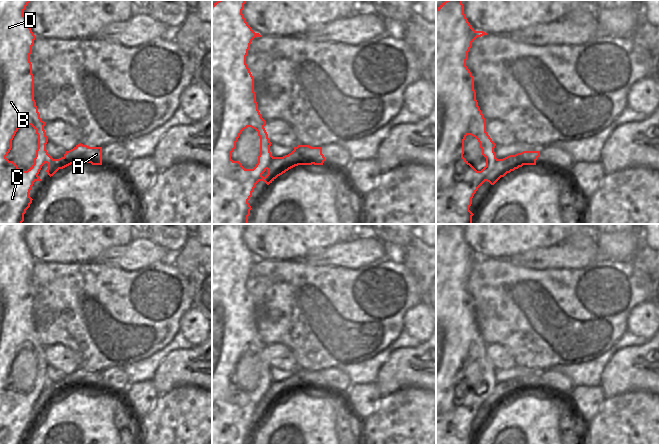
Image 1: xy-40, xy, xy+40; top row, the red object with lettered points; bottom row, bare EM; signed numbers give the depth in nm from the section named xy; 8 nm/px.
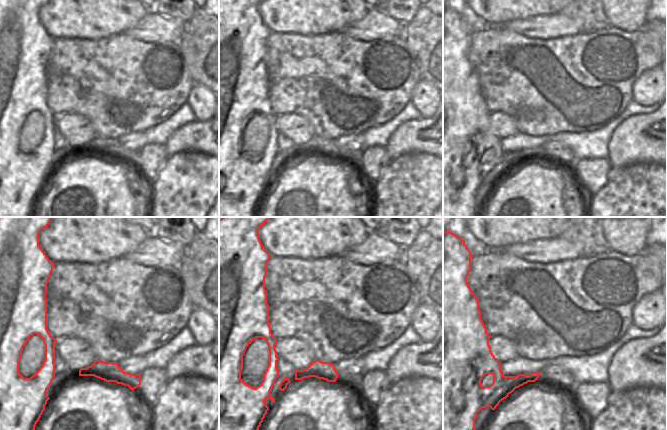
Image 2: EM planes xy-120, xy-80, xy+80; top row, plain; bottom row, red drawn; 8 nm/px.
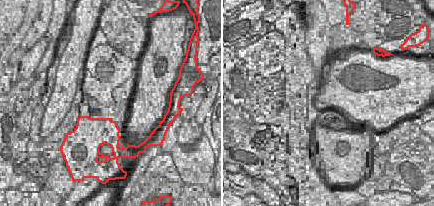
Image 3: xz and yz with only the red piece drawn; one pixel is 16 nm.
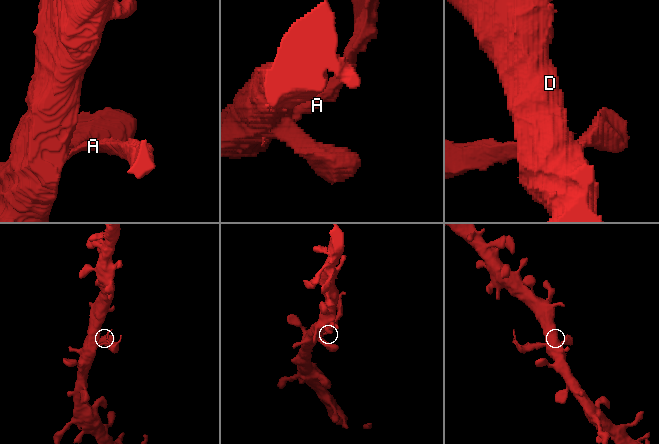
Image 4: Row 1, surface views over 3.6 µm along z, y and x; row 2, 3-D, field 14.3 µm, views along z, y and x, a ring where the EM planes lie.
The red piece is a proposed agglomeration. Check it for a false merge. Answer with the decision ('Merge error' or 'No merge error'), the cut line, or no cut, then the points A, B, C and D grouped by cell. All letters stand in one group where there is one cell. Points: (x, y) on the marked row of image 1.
Merge error. Split along xy (287, 155), (289, 158), (295, 159), (299, 164). Groups: A / B C D

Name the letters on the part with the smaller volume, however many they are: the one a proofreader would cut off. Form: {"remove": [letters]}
{"remove": ["A"]}

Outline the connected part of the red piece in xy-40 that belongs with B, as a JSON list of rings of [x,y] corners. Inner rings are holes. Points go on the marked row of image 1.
[[[0,0],[0,224],[22,224],[24,214],[33,200],[29,196],[30,190],[35,181],[42,181],[38,174],[45,163],[48,164],[46,172],[50,177],[59,169],[71,165],[64,157],[53,159],[46,150],[46,123],[40,118],[34,100],[34,76],[30,62],[36,36],[24,16],[29,2],[30,0]],[[23,125],[31,125],[38,136],[34,164],[27,171],[19,169],[13,161],[6,158],[16,132]]]

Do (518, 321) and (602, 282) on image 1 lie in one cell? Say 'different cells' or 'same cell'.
same cell

